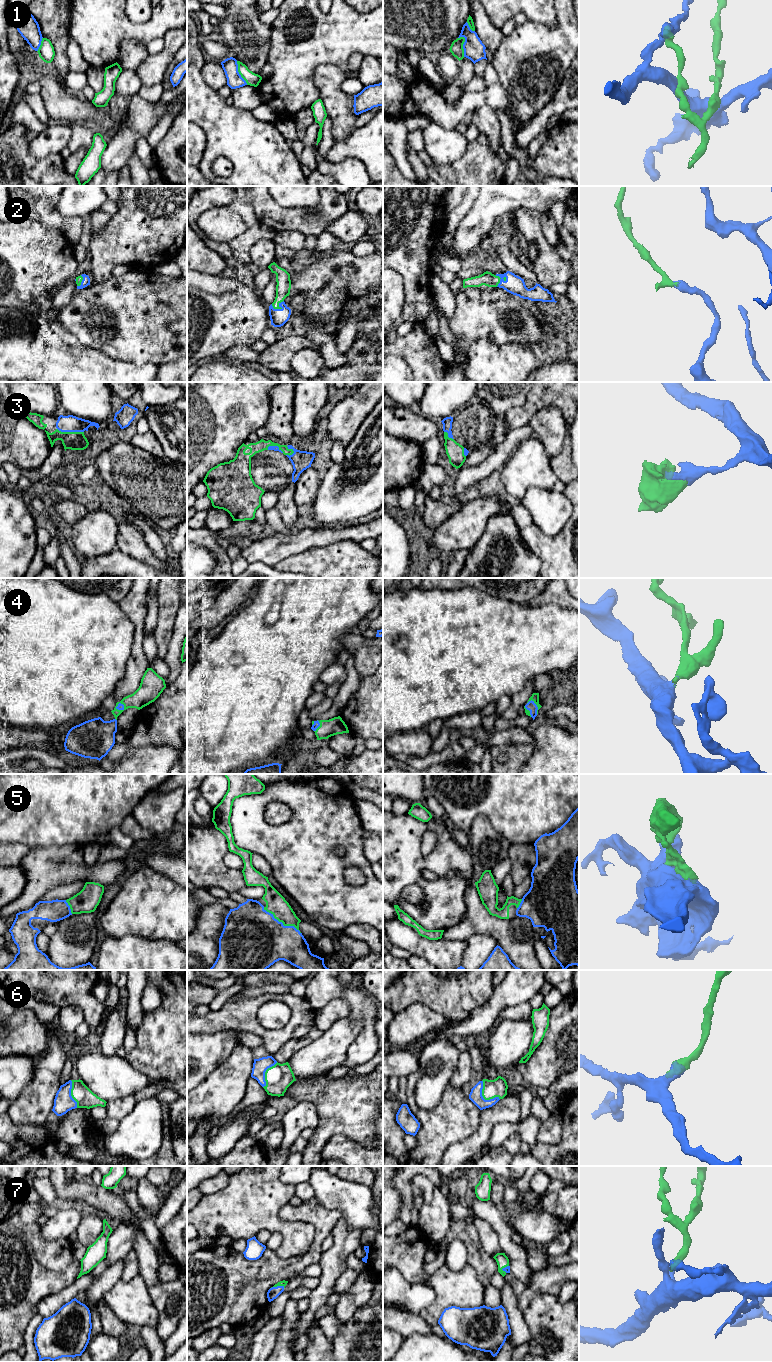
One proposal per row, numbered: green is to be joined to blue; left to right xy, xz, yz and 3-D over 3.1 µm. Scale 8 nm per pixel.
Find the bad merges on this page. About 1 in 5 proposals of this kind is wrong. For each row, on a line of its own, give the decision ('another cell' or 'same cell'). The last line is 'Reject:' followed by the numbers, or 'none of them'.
1: another cell
2: same cell
3: same cell
4: same cell
5: same cell
6: same cell
7: same cell
Reject: 1

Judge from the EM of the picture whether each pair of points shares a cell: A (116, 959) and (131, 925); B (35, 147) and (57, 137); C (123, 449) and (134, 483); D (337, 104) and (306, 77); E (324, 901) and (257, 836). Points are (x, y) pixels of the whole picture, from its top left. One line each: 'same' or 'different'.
A: different
B: same
C: same
D: different
E: same

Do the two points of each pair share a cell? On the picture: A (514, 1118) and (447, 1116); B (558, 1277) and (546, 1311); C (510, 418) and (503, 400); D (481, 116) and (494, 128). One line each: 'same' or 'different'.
A: different
B: different
C: different
D: same

